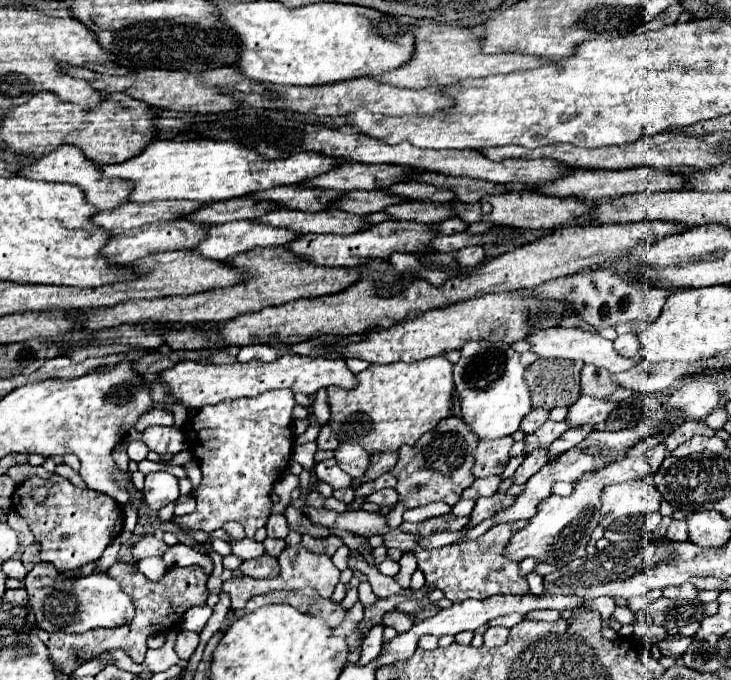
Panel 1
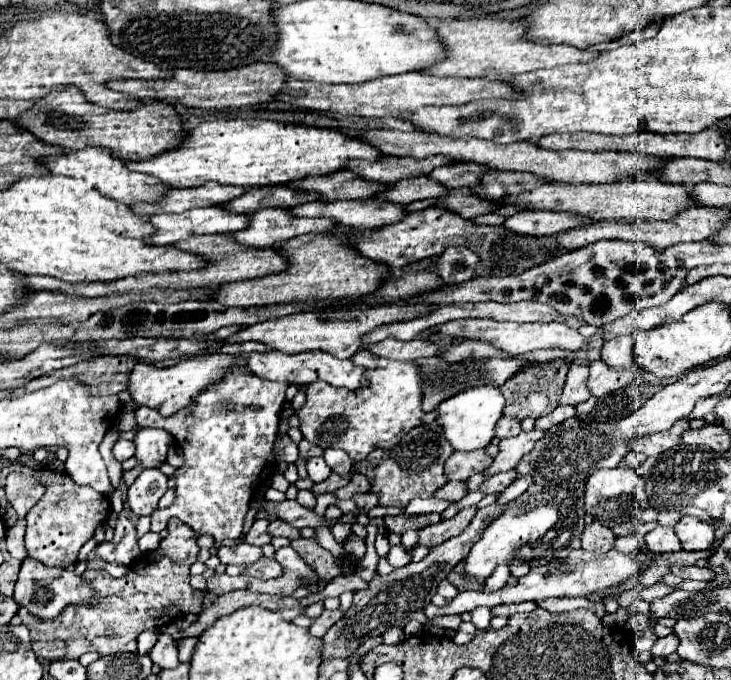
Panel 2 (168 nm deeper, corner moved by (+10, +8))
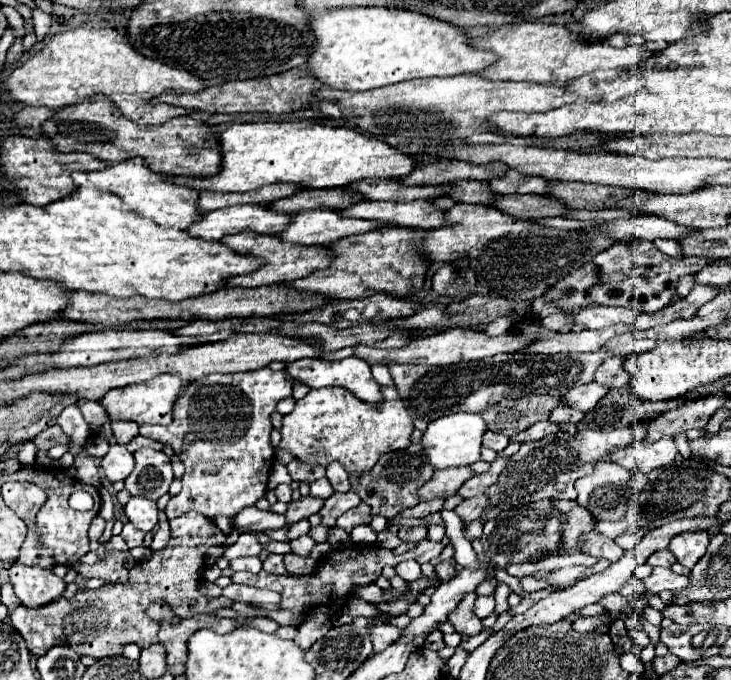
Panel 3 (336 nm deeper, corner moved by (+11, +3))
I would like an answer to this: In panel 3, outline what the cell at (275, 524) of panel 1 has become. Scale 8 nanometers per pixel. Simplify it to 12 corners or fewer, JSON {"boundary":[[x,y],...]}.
{"boundary":[[241,533],[225,549],[225,559],[259,555],[257,533]]}

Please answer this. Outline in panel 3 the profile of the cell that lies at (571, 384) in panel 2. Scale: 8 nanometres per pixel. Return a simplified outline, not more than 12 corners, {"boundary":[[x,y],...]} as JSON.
{"boundary":[[559,403],[551,417],[553,423],[579,423],[583,413],[567,403]]}

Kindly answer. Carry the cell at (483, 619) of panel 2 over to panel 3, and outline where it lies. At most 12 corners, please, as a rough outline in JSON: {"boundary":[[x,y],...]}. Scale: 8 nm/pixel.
{"boundary":[[477,595],[465,597],[449,615],[457,633],[477,635],[483,623],[475,615]]}

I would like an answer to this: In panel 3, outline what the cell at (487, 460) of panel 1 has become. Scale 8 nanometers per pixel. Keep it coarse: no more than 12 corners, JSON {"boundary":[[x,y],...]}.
{"boundary":[[471,467],[435,471],[421,501],[451,497],[473,477]]}

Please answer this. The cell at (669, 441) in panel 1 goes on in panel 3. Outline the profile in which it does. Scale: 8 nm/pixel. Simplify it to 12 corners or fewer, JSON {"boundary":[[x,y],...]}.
{"boundary":[[671,437],[647,447],[621,447],[611,461],[649,473],[673,463],[679,451]]}

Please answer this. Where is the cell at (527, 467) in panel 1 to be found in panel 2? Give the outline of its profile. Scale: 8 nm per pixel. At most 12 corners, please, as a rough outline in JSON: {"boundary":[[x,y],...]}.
{"boundary":[[514,470],[484,480],[482,494],[502,492],[514,478]]}

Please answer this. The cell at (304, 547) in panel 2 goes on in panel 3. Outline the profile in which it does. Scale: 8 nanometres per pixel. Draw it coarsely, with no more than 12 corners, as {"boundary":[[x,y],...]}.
{"boundary":[[285,555],[285,565],[295,575],[313,575],[317,561]]}

